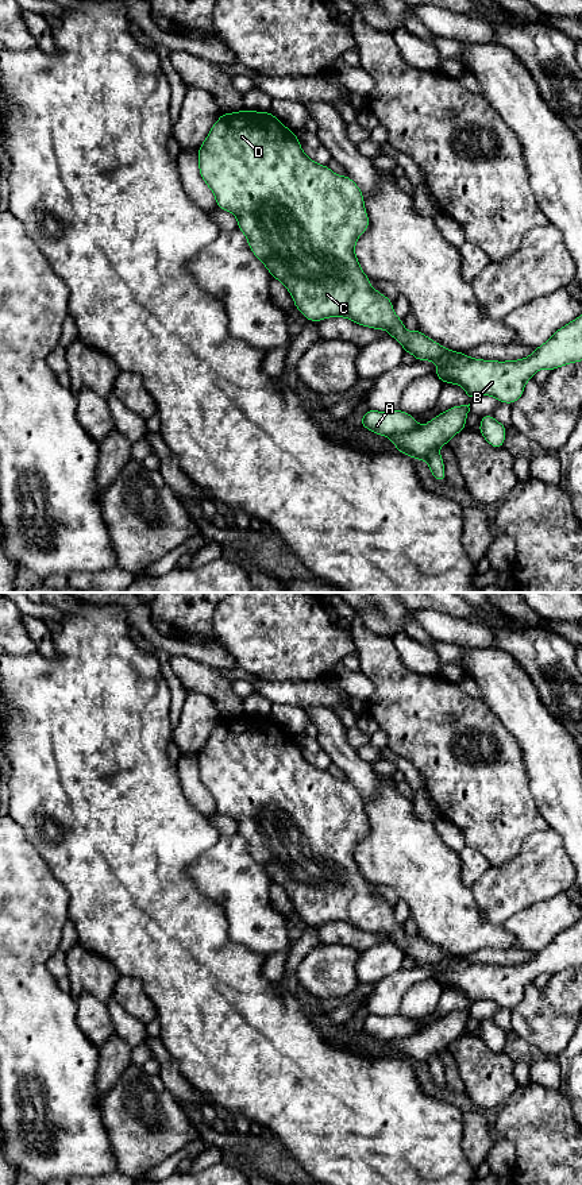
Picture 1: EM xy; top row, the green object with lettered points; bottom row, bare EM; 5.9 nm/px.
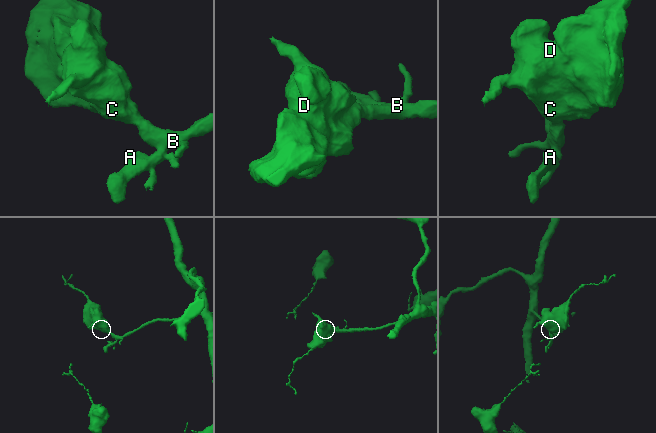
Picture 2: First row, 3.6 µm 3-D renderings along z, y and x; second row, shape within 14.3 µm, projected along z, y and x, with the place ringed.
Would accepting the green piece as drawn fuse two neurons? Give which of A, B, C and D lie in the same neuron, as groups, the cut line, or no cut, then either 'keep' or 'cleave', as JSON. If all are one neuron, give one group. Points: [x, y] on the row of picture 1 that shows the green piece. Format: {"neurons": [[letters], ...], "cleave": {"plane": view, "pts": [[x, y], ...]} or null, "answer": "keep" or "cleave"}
{"neurons": [["A", "B", "C", "D"]], "cleave": null, "answer": "keep"}

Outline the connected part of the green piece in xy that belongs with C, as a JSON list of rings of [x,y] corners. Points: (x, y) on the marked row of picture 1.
[[[243,109],[240,112],[221,113],[219,120],[212,126],[205,140],[201,143],[197,151],[197,158],[200,175],[208,185],[208,188],[212,190],[216,198],[217,208],[231,212],[238,219],[238,229],[242,231],[247,238],[247,243],[251,252],[265,265],[270,275],[273,278],[277,278],[288,289],[294,301],[296,309],[298,309],[307,320],[319,323],[328,317],[343,317],[352,320],[358,325],[363,325],[373,329],[385,329],[389,332],[389,336],[396,339],[402,346],[405,352],[409,352],[415,356],[415,360],[435,362],[438,364],[438,370],[433,375],[436,375],[443,383],[460,385],[469,395],[469,401],[478,395],[492,395],[498,402],[512,405],[517,399],[520,399],[520,397],[524,393],[525,383],[529,379],[532,379],[539,370],[547,368],[552,371],[564,364],[582,362],[582,314],[570,321],[567,325],[560,327],[546,343],[535,348],[535,351],[529,356],[524,359],[505,362],[474,359],[467,356],[465,352],[451,351],[450,348],[442,347],[438,341],[433,341],[432,339],[425,336],[417,328],[413,332],[408,332],[404,327],[402,319],[397,317],[394,313],[393,301],[370,286],[370,278],[361,269],[359,260],[355,255],[356,240],[370,227],[369,216],[363,202],[365,197],[359,186],[350,177],[338,175],[328,166],[319,165],[311,158],[308,158],[301,148],[297,135],[288,127],[285,127],[271,112],[257,112]]]

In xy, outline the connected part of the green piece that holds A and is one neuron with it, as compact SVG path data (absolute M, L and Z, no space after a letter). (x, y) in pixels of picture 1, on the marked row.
M470 404L452 406L421 426L415 416L400 409L394 412L367 409L359 422L375 435L388 436L397 447L397 452L406 453L416 460L427 460L432 476L444 482L444 462L439 448L466 428L469 406Z

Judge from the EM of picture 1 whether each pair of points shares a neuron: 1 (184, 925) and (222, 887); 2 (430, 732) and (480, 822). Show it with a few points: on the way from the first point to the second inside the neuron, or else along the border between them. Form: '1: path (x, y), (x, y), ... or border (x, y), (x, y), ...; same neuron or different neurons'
1: border (188, 875), (204, 894), (219, 903), (227, 925); different neurons
2: path (450, 755), (480, 787), (480, 799); same neuron

